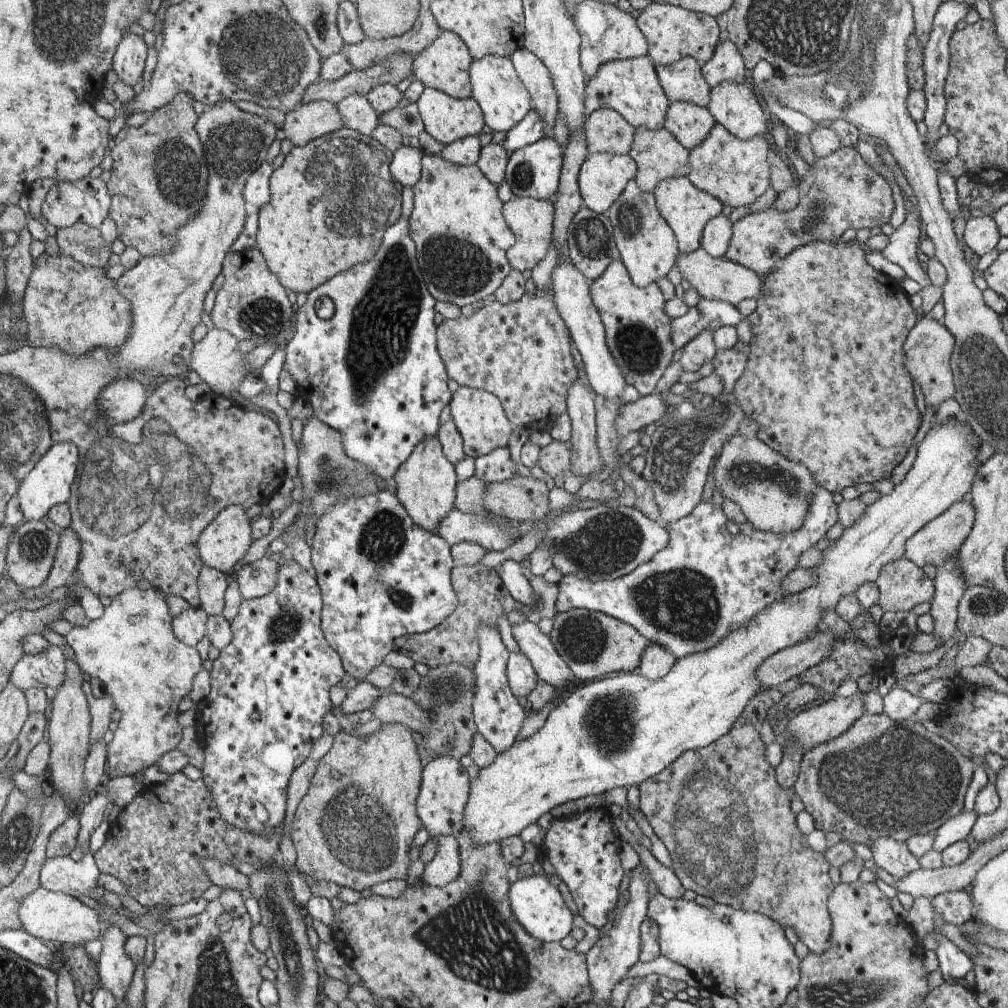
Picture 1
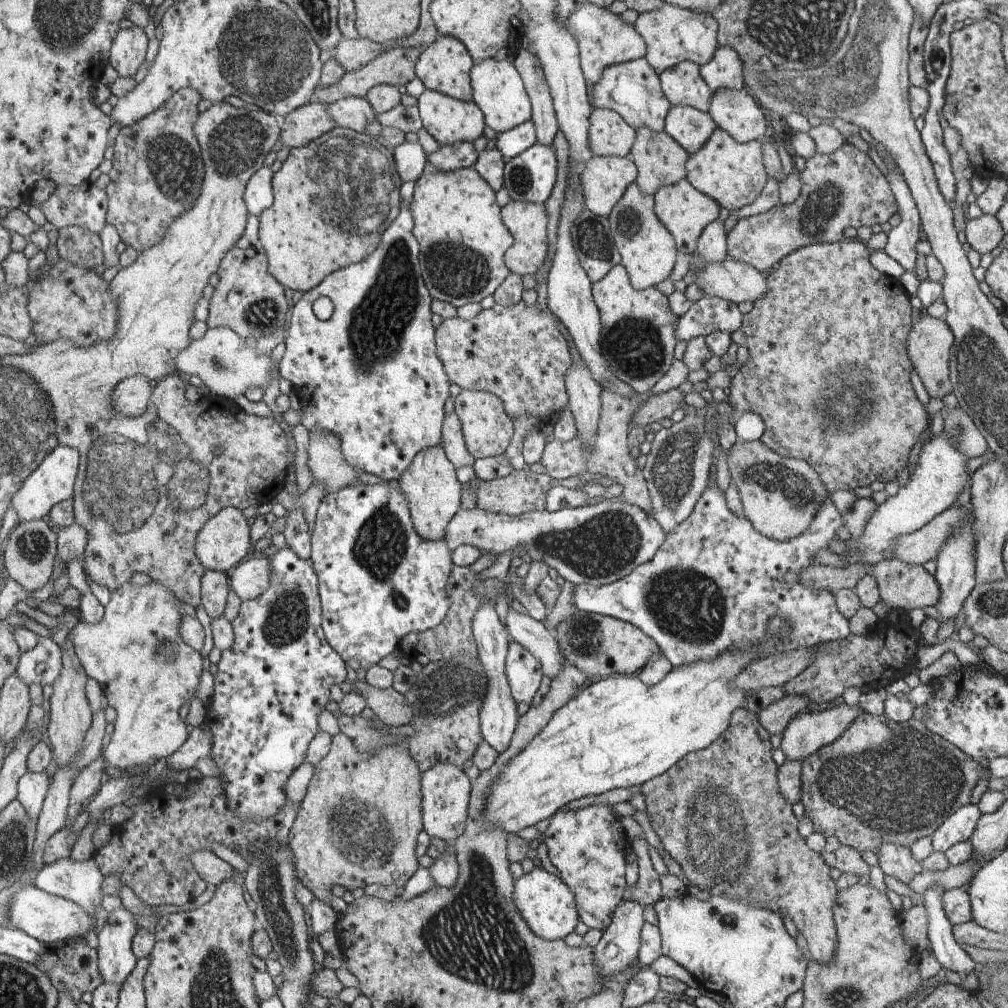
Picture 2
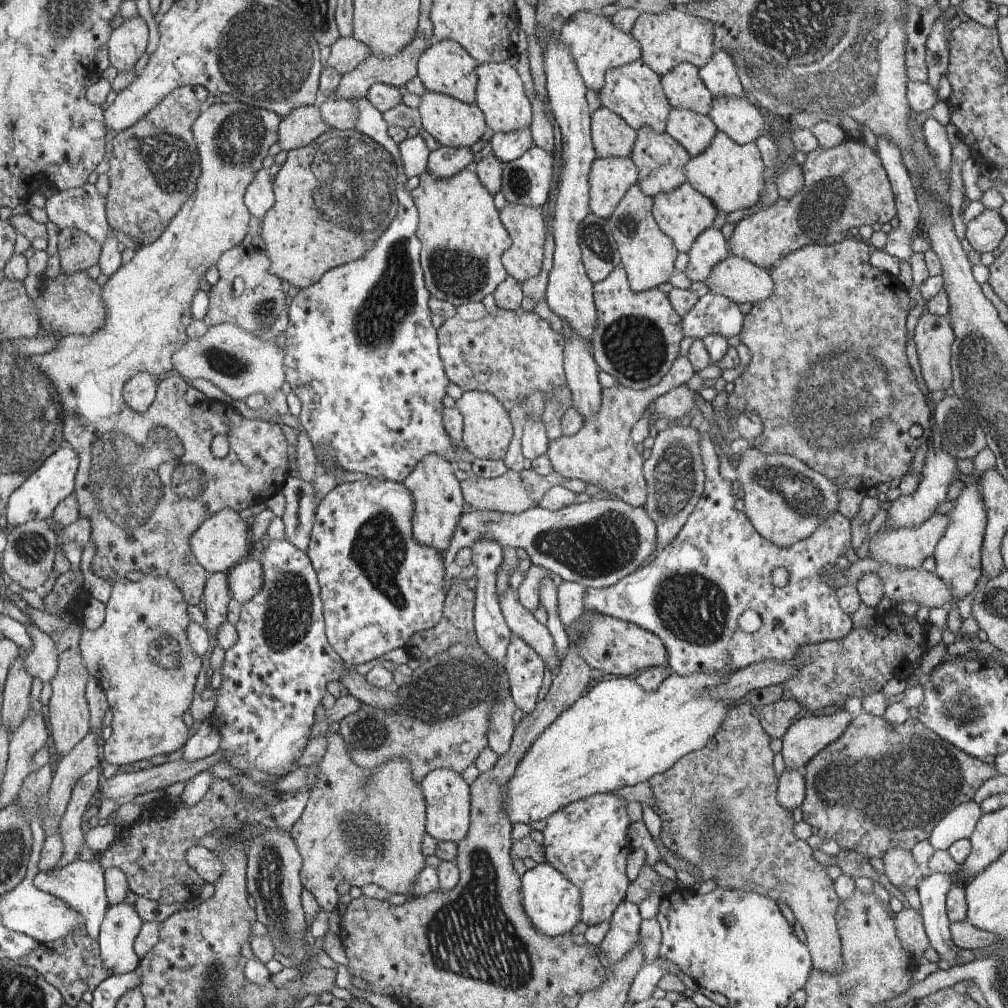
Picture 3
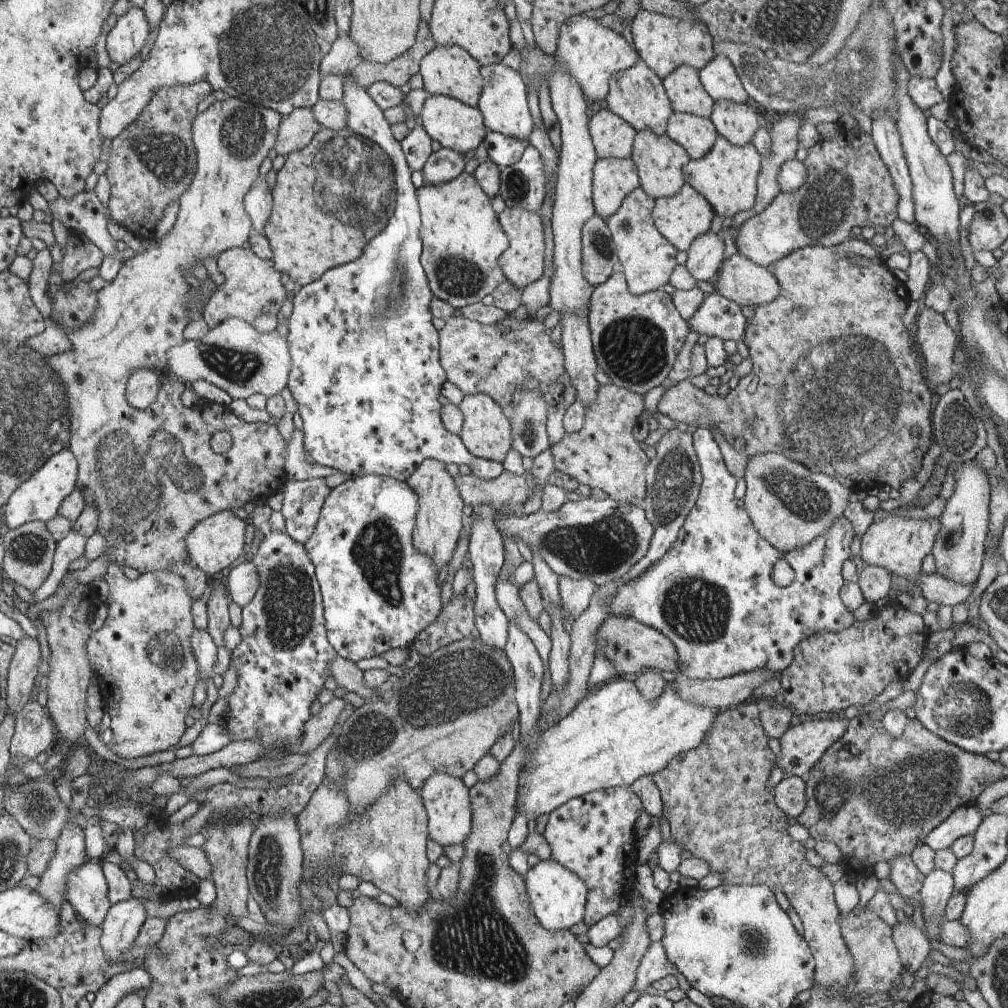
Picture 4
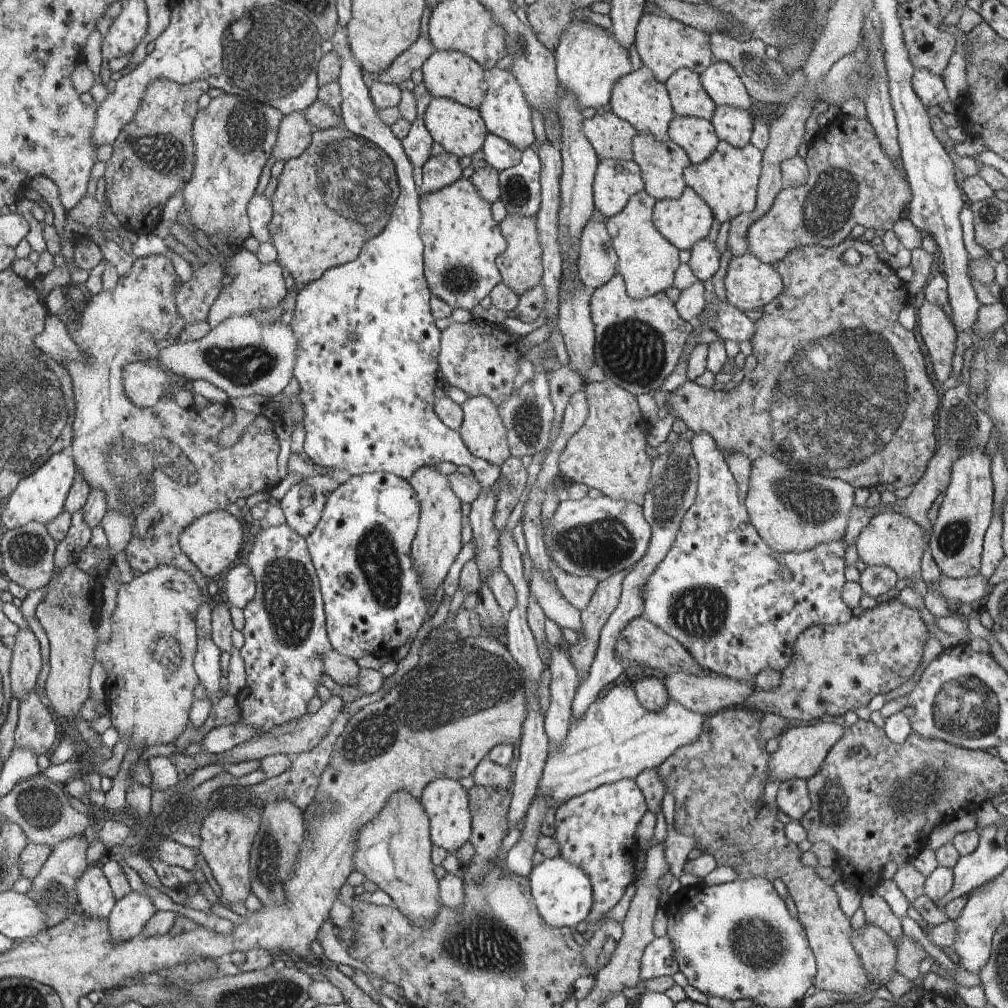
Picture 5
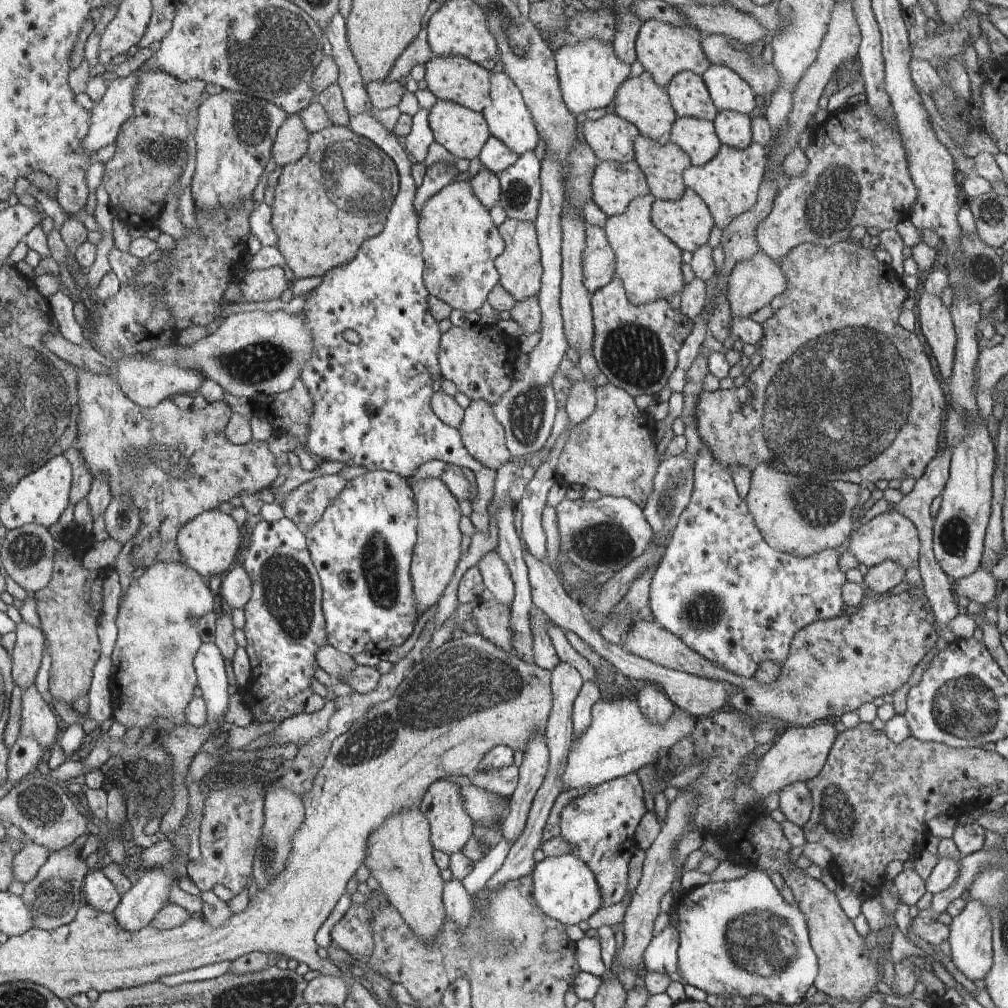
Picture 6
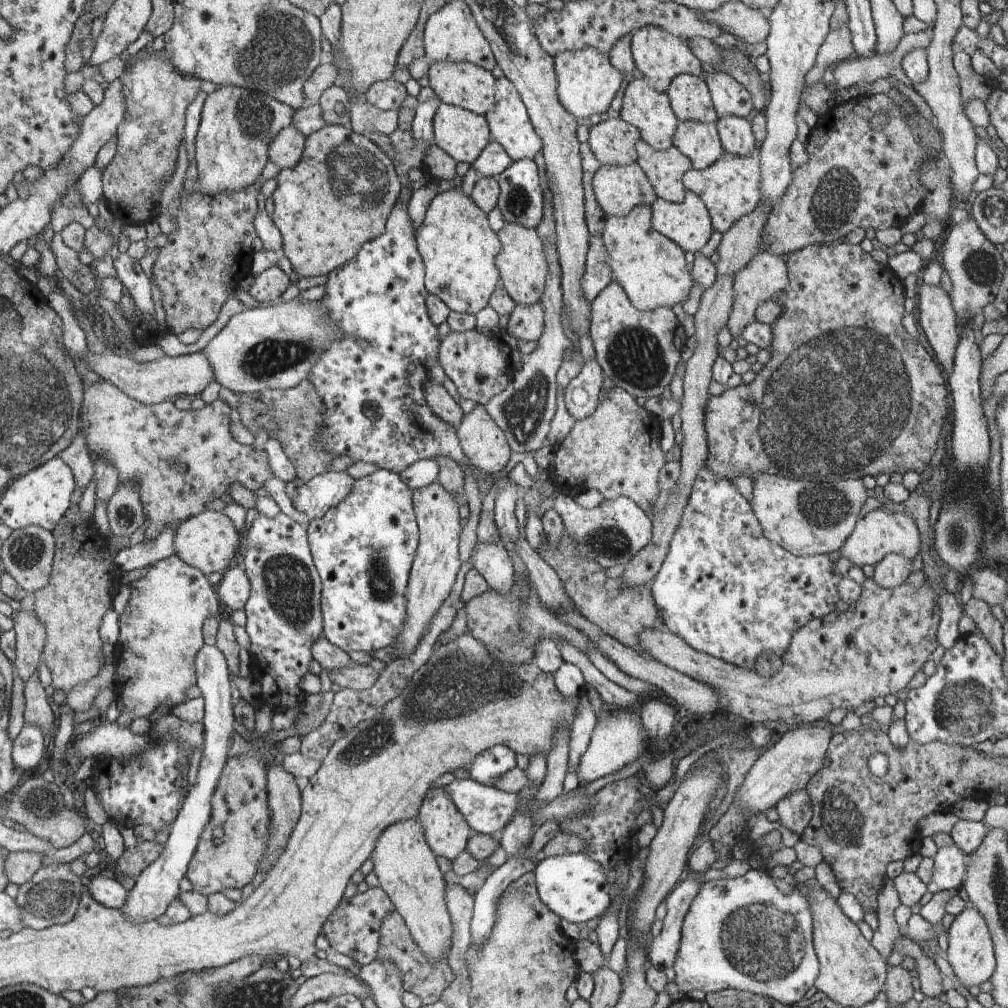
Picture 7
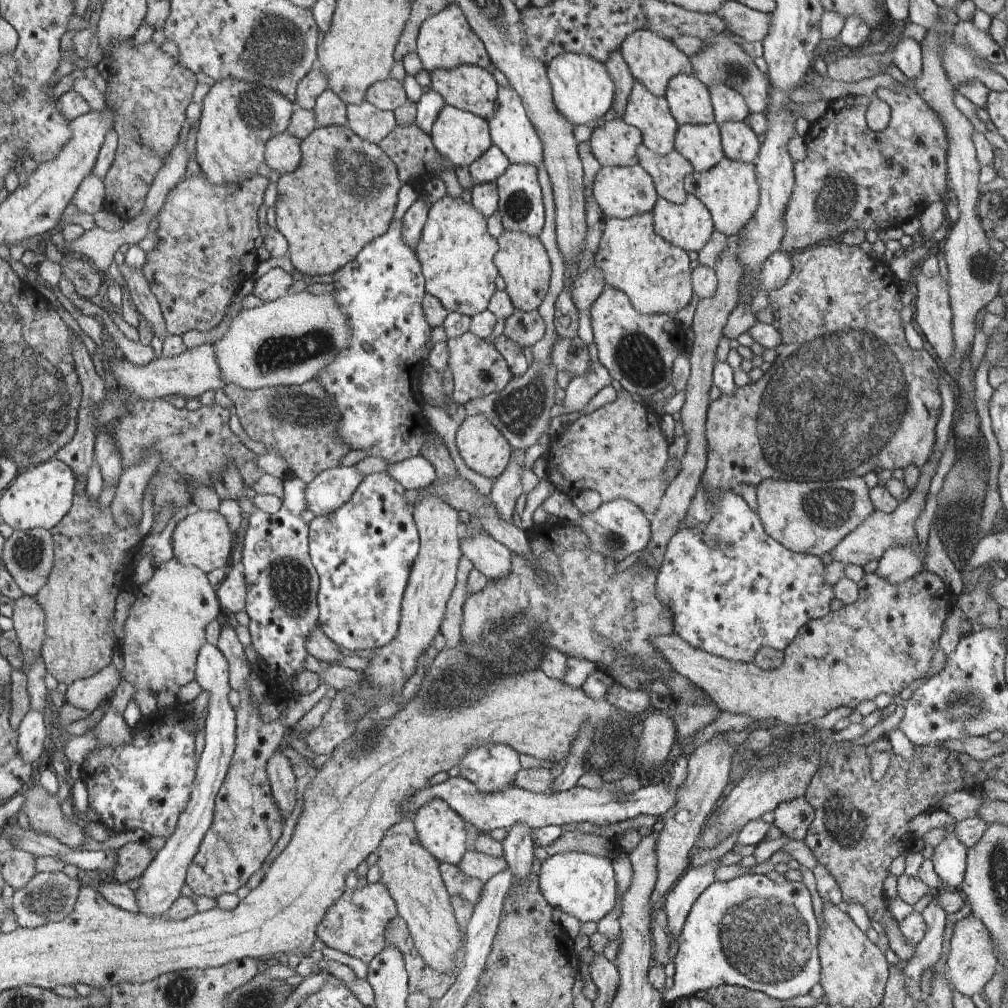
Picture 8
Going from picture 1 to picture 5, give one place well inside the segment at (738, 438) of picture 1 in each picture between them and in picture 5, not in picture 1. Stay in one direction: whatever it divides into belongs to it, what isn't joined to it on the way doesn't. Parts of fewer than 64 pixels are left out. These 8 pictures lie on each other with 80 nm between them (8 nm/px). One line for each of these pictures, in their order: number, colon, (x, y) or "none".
2: (779, 495)
3: (784, 500)
4: (788, 505)
5: (792, 510)

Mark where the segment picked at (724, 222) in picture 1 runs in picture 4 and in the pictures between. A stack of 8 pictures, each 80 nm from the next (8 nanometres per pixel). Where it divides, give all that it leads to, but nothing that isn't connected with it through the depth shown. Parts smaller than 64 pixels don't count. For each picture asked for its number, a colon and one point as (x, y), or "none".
2: (711, 245)
3: (709, 247)
4: (703, 257)

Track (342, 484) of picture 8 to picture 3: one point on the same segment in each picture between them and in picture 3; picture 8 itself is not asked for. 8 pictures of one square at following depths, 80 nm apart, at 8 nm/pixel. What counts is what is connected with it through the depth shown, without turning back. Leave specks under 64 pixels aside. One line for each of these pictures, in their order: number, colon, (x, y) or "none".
3: (298, 516)
4: (302, 500)
5: (301, 504)
6: (304, 504)
7: (313, 497)

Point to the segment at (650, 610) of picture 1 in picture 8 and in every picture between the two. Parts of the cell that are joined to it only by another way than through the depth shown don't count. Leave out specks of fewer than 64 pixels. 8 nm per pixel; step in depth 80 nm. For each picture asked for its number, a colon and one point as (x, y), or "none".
2: (711, 586)
3: (708, 596)
4: (711, 594)
5: (724, 601)
6: (736, 618)
7: (733, 613)
8: (729, 612)

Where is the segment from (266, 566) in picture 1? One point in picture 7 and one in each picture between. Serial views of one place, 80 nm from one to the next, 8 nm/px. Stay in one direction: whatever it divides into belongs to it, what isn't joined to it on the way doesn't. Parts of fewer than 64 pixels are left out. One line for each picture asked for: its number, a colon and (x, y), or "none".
2: (248, 580)
3: (245, 580)
4: (241, 582)
5: (238, 584)
6: (235, 588)
7: (233, 589)

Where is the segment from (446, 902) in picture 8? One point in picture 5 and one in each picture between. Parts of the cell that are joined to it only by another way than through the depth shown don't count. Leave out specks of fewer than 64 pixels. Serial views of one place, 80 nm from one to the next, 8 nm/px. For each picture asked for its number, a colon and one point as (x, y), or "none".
5: (393, 851)
6: (399, 855)
7: (406, 868)

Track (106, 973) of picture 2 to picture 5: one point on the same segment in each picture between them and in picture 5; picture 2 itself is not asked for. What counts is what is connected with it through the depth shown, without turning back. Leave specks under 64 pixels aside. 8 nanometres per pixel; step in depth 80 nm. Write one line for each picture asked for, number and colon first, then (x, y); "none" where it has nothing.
3: (119, 926)
4: (122, 921)
5: (126, 919)

